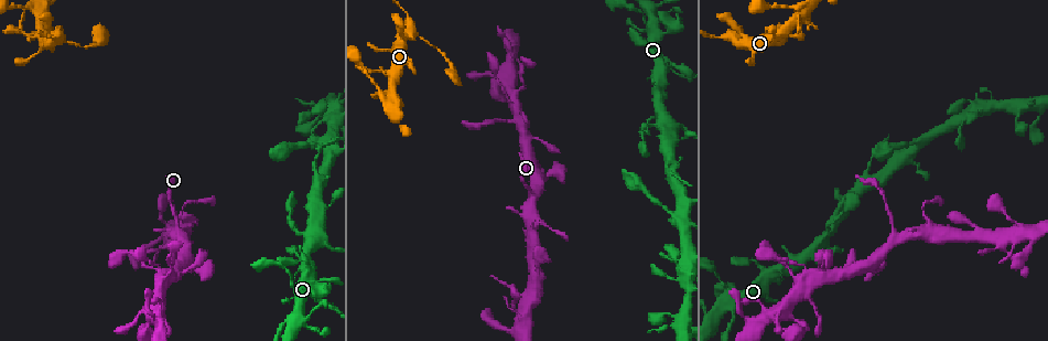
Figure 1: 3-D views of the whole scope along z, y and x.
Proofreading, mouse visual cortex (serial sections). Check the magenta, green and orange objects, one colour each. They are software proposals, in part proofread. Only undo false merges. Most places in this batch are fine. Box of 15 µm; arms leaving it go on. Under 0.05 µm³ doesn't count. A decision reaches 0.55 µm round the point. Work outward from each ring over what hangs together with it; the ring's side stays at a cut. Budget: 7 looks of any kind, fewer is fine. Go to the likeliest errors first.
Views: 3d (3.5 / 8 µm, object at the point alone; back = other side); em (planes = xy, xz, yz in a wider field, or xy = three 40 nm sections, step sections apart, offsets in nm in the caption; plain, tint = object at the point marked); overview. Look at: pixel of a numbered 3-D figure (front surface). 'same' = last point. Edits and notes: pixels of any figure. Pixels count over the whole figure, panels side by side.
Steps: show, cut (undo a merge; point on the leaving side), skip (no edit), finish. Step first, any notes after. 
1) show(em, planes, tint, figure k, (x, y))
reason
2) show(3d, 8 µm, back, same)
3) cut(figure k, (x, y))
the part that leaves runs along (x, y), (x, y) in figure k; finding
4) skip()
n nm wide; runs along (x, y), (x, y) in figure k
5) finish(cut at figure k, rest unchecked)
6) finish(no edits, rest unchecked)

show(em, xy, step 2, tint, figure 1, (57, 39))
small branch off a trunk

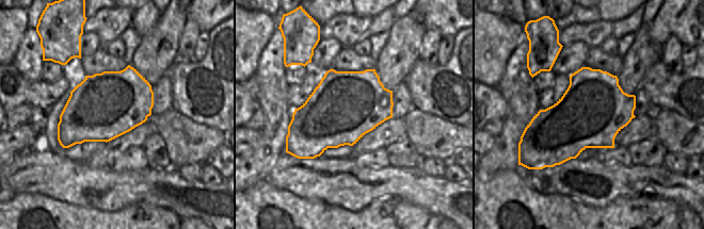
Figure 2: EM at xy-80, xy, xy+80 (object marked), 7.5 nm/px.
show(3d, 3.5 µm, same)
wider look

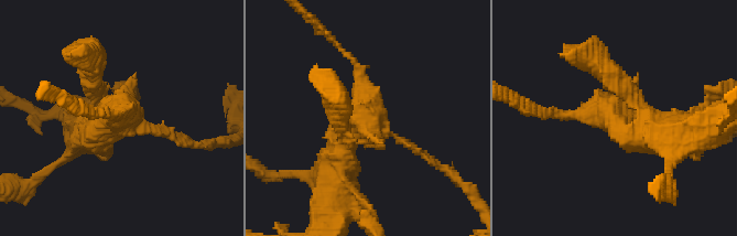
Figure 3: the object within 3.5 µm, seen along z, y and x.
skip()
runs along (88, 133), (136, 119), (180, 137) in figure 3; all the same cell

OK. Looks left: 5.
show(3d, 3.5 µm, figure 1, (774, 36))
a narrow waist

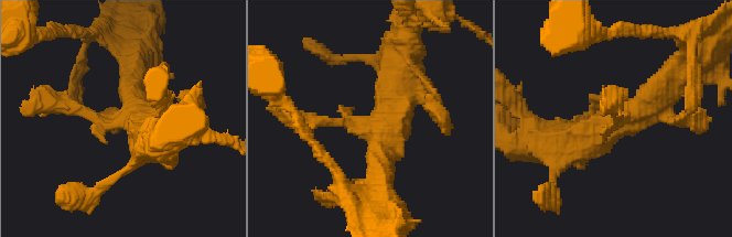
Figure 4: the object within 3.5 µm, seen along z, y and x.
show(em, xy, step 3, tint, figure 4, (619, 121))
need the tissue

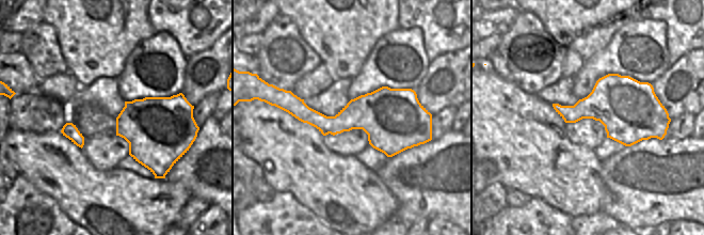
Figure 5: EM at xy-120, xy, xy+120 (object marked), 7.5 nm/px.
skip()
400 nm wide; runs along (146, 135), (142, 121), (34, 105) in figure 4; continuous, no second cell

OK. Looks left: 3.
show(3d, 3.5 µm, figure 1, (503, 72))
looks like a crossing

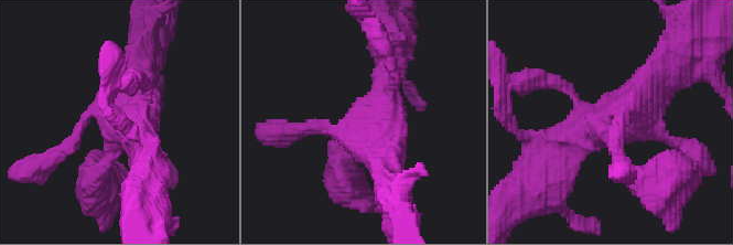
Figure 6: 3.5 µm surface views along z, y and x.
show(em, xy, step 1, tint, figure 6, (122, 135))

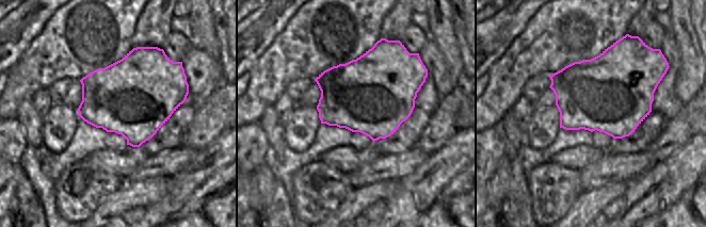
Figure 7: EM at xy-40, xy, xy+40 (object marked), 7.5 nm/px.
skip()
runs along (667, 65), (553, 153) in figure 6; one cell here

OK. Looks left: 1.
finish(no edits, rest unchecked)

